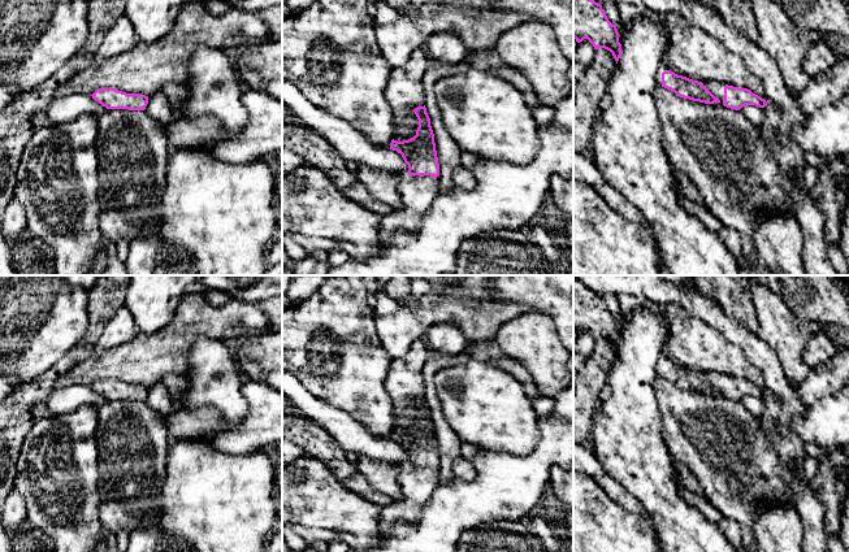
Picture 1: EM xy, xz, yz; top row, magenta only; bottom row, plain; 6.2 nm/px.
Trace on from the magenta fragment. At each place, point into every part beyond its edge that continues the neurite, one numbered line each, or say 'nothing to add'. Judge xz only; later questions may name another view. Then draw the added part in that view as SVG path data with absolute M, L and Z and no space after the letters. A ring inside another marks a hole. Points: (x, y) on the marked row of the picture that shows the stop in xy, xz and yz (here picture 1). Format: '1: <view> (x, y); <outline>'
1: xz (419, 192); M400 174L398 183L403 197L403 208L382 217L380 227L380 249L389 245L395 232L412 234L421 225L424 214L438 195L437 178L430 175Z

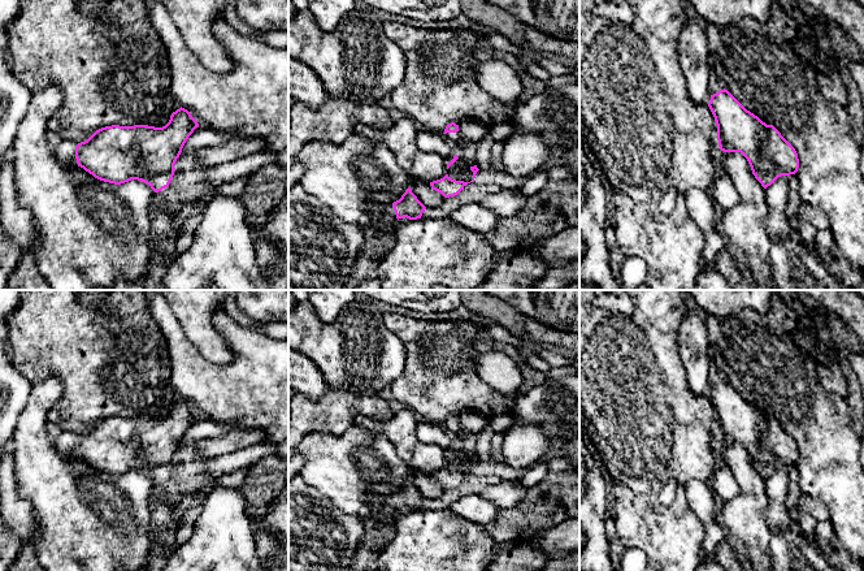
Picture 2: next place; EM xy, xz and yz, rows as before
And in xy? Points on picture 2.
1: xy (65, 150); M55 140L53 150L56 157L66 166L78 166L75 159L75 143L71 140Z

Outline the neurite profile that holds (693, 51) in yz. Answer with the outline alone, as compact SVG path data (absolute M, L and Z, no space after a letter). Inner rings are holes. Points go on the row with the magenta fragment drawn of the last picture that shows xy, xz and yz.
M687 18L680 34L677 53L689 96L696 104L708 105L709 51L705 31L691 18Z

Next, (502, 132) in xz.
M500 124L489 126L489 135L495 140L500 142L507 139L512 134L511 124Z

